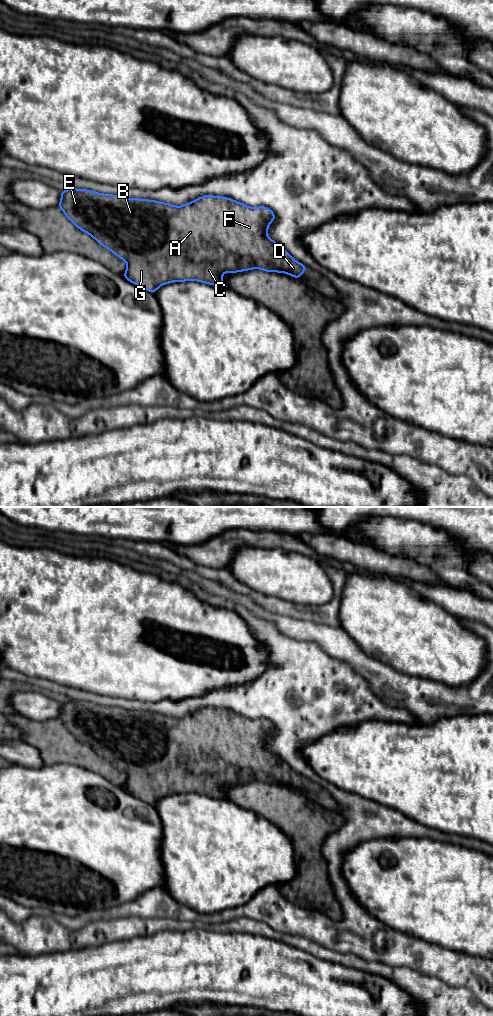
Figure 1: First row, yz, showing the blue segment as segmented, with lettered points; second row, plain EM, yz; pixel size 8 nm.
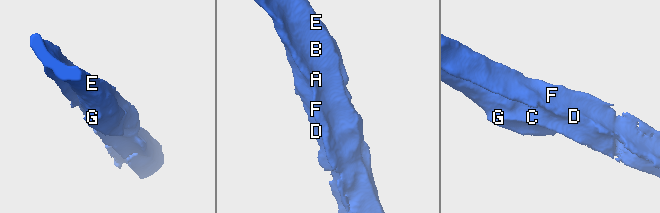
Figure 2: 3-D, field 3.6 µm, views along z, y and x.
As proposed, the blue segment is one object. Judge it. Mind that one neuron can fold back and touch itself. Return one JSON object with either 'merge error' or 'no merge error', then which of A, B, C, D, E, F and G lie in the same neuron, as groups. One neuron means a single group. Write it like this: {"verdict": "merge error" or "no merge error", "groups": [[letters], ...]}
{"verdict": "no merge error", "groups": [["A", "B", "C", "D", "E", "F", "G"]]}

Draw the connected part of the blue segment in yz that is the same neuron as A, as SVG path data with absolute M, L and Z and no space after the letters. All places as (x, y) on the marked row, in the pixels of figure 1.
M69 188L61 190L58 207L79 230L88 233L96 242L127 263L123 274L125 279L151 293L155 293L165 284L190 280L227 287L222 279L225 272L261 269L269 273L285 273L300 279L308 269L267 235L269 225L276 220L276 216L274 211L265 206L249 207L234 199L215 197L211 194L182 206L175 206L156 200L126 198L87 189Z

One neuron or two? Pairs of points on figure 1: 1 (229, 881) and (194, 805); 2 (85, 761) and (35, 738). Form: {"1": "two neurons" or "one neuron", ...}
{"1": "one neuron", "2": "one neuron"}

